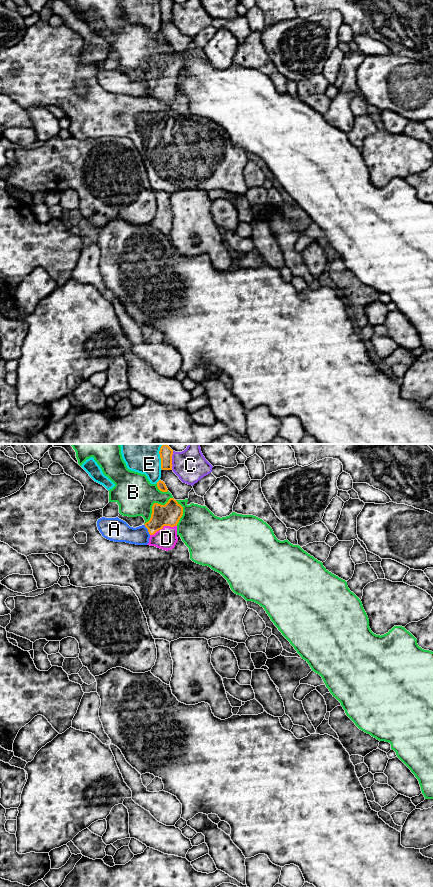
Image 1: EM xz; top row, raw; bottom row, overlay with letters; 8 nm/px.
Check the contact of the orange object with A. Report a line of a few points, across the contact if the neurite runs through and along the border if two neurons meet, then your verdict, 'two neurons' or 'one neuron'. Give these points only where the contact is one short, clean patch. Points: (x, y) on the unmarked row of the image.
line xz (144, 76), (150, 86); two neurons

